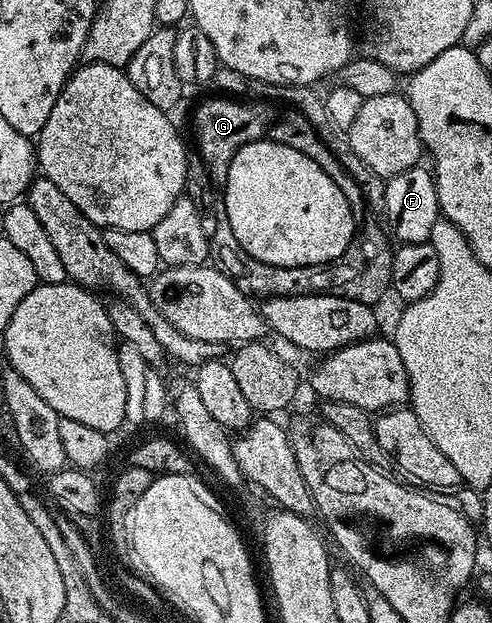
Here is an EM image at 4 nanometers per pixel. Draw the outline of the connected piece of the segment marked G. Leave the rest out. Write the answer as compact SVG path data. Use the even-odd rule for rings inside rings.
M209 98L205 101L203 101L195 110L195 114L191 116L191 122L193 118L193 126L195 128L195 138L197 140L197 148L199 150L199 154L204 162L204 164L207 166L209 170L209 174L212 178L212 180L217 183L217 186L223 186L227 180L227 172L230 170L230 164L231 160L235 156L235 152L239 150L239 148L245 146L249 142L255 142L260 138L266 137L266 134L272 129L273 123L276 121L276 115L277 110L274 109L271 105L265 103L265 102L255 102L253 104L249 102L241 102L239 100L233 100L231 98Z

